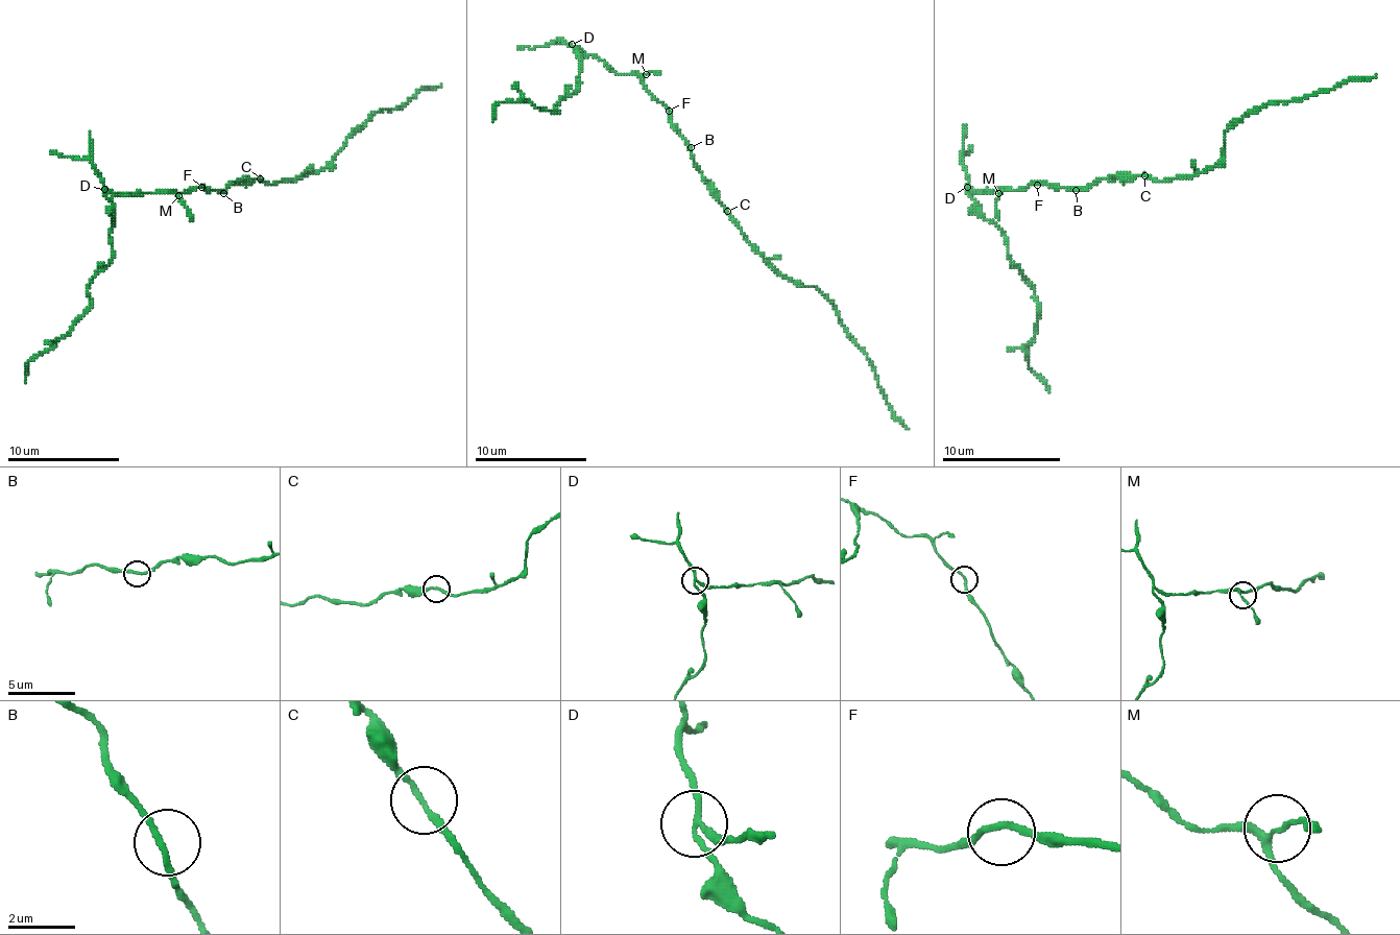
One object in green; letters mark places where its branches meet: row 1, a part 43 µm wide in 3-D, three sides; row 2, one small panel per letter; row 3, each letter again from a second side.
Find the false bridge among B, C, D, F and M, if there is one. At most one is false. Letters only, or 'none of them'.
D

